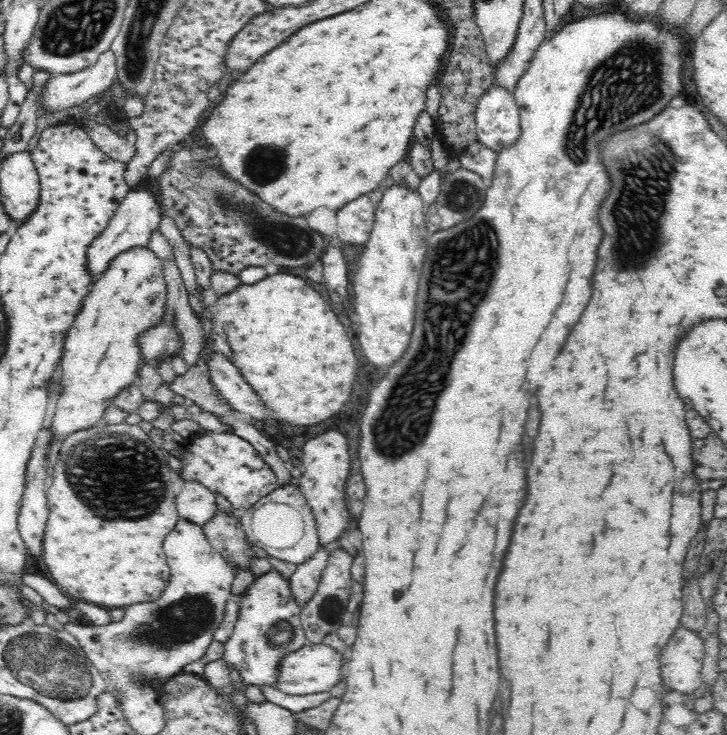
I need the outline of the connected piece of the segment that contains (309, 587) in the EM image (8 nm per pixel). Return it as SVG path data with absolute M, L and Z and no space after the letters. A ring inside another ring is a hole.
M321 546L310 560L297 566L296 573L290 578L289 589L291 597L301 609L316 594L320 578L328 564L329 554L328 550Z

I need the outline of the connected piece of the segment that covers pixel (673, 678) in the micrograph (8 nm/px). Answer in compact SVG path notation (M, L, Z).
M680 626L668 646L664 648L660 662L662 662L662 676L664 684L668 684L668 690L684 692L686 695L692 695L694 690L704 688L700 670L702 670L702 661L704 660L704 642L696 631Z

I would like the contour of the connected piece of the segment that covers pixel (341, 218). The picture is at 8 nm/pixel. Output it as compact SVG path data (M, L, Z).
M367 196L352 200L338 212L337 234L340 240L356 246L364 246L368 242L375 220L376 207Z

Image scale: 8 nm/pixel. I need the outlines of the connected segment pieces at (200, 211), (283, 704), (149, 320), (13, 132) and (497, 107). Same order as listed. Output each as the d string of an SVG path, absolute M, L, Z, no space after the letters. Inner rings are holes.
M179 146L172 151L166 162L164 173L151 181L162 215L172 217L180 229L189 248L199 248L208 256L213 272L228 272L238 275L242 270L252 267L270 266L276 264L283 272L284 268L298 268L304 264L316 262L324 250L324 238L314 232L304 218L288 216L274 210L270 204L264 204L260 196L236 184L224 170L208 166L202 162L205 151L203 148Z
M264 686L264 688L260 688L260 691L266 696L267 701L294 714L319 707L323 702L326 702L331 698L331 695L328 692L292 696L292 694L286 694L273 686Z
M137 246L119 253L112 259L110 266L90 286L87 295L82 299L80 312L65 334L63 353L62 392L58 396L57 407L50 429L54 435L57 449L60 442L73 432L87 429L100 423L107 402L116 393L124 390L134 380L136 366L142 363L136 337L148 327L159 322L166 314L166 282L163 275L163 264L147 246Z
M35 71L36 88L32 93L29 93L26 102L19 107L20 112L14 126L8 130L7 135L3 138L1 148L3 158L12 156L16 152L28 150L28 142L36 136L36 124L38 124L36 100L42 92L44 81L47 81L51 76L52 74L44 71Z
M492 86L476 106L475 123L477 141L482 146L496 154L510 148L521 135L520 111L515 97Z

